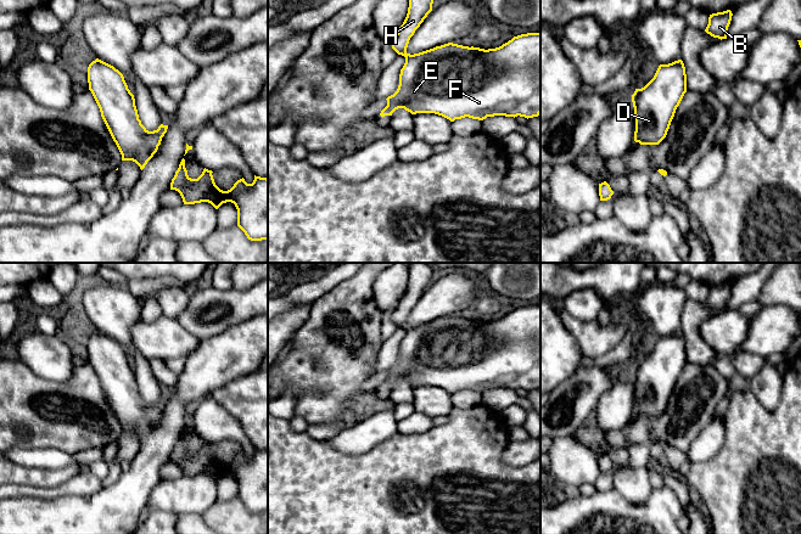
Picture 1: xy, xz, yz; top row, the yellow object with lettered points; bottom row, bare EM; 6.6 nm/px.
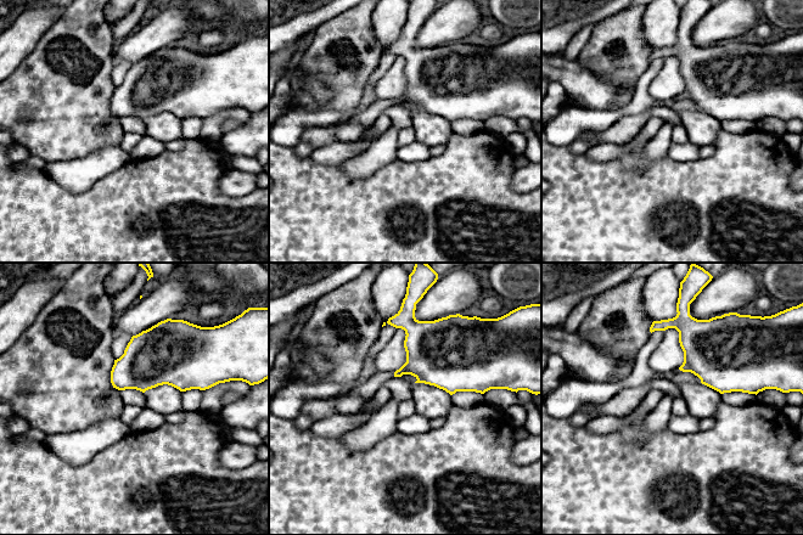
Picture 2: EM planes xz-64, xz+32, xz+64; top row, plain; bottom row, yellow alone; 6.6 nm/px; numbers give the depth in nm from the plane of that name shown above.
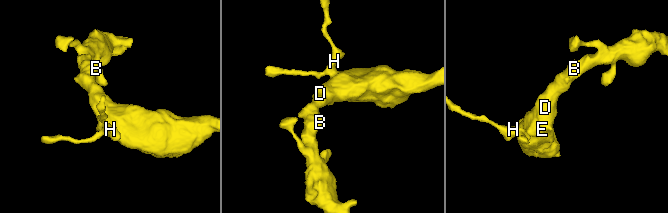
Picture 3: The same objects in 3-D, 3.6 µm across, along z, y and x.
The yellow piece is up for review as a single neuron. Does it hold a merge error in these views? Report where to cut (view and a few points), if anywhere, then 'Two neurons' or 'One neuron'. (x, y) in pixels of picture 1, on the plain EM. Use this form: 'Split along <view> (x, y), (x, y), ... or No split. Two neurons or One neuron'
No split. One neuron

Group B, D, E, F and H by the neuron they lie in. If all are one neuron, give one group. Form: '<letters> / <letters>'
B D E F H

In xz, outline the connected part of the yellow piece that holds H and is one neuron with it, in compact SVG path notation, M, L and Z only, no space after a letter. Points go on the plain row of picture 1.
M410 263L409 280L403 297L392 314L392 321L405 330L405 336L400 342L399 358L397 364L388 369L387 378L380 388L392 388L398 381L404 381L411 387L435 386L450 394L465 389L483 393L487 389L525 389L533 390L540 387L540 305L527 305L514 309L508 315L495 321L469 320L448 315L433 321L410 327L407 320L410 310L420 299L427 287L432 283L433 269L426 263Z

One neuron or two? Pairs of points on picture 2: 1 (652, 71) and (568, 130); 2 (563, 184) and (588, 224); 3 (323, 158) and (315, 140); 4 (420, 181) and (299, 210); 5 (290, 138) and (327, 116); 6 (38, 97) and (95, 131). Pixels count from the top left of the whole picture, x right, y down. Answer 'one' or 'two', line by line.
1: one
2: one
3: two
4: one
5: one
6: one

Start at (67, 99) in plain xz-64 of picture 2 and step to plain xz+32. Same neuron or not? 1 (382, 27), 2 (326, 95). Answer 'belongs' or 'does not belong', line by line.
1: does not belong
2: does not belong

